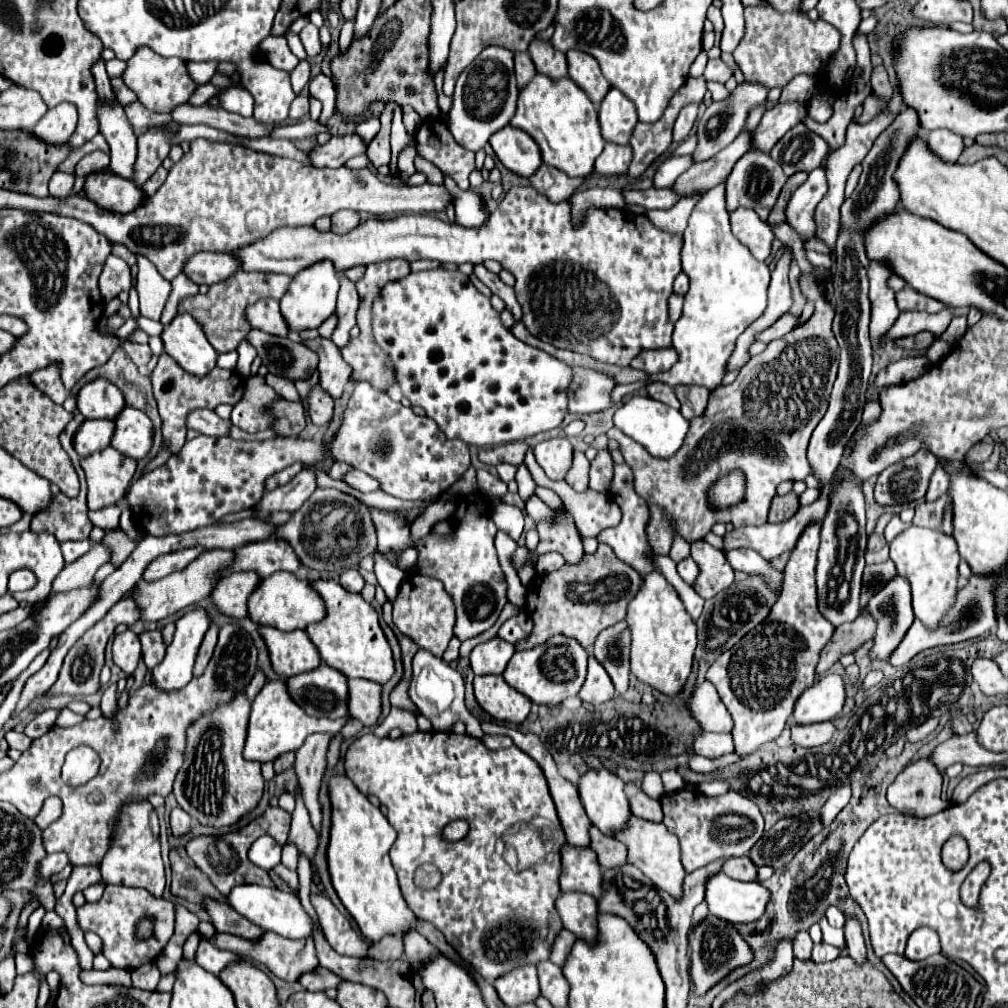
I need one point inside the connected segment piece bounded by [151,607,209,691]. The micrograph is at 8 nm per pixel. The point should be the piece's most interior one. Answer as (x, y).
(174, 672)

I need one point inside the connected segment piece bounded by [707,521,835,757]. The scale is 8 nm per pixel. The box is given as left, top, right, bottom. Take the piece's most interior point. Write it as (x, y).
(759, 679)

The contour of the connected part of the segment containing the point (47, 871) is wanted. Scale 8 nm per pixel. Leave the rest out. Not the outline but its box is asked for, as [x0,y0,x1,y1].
[37,853,67,881]

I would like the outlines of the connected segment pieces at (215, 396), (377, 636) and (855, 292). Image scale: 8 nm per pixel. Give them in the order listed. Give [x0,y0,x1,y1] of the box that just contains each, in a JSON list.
[[151,353,245,453],[307,579,395,685],[807,107,921,491]]

